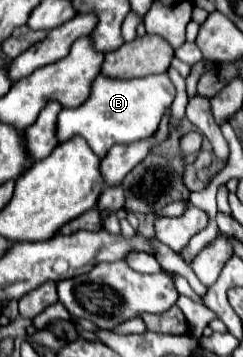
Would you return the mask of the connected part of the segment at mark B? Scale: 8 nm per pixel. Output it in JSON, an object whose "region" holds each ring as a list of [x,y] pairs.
{"region":[[[167,73],[145,75],[139,79],[113,79],[99,75],[91,89],[91,97],[83,105],[75,109],[63,109],[59,113],[57,137],[59,141],[67,141],[73,135],[81,135],[95,155],[105,157],[111,145],[151,137],[157,131],[159,121],[171,107],[173,99],[175,99],[175,87]]]}

